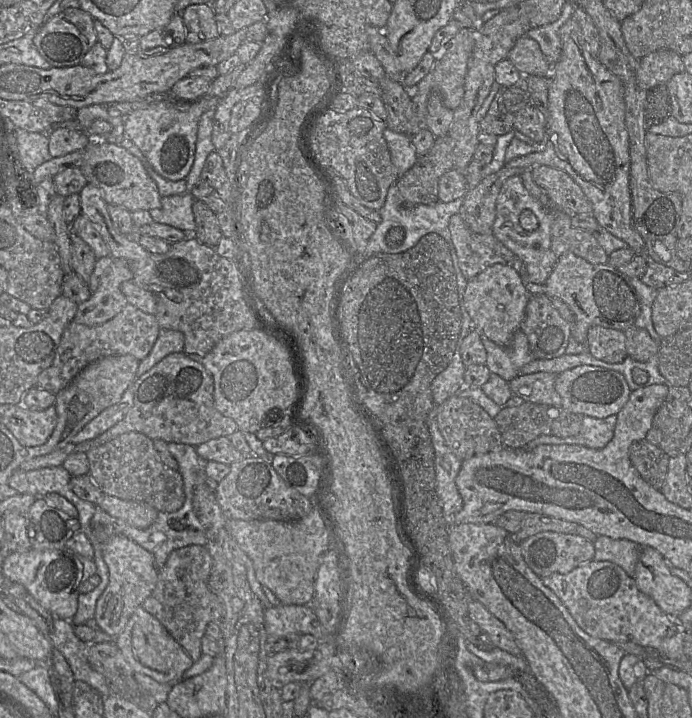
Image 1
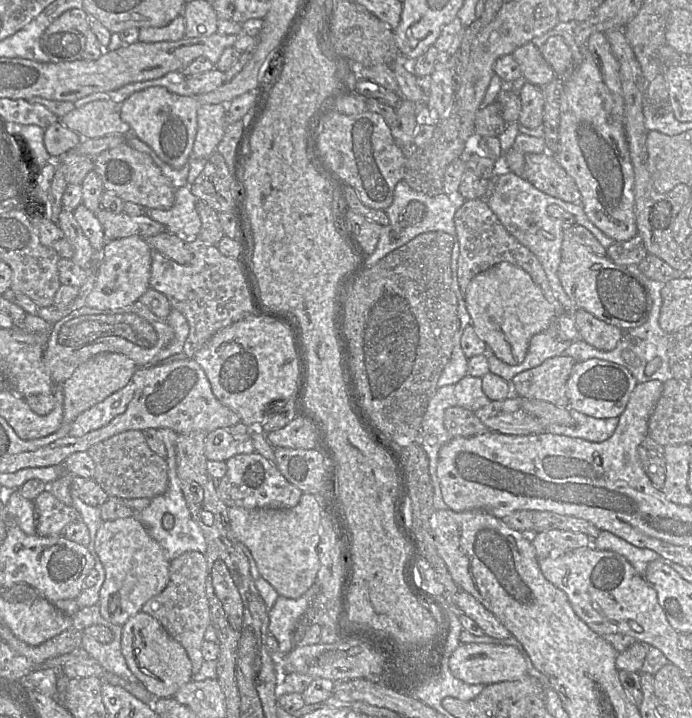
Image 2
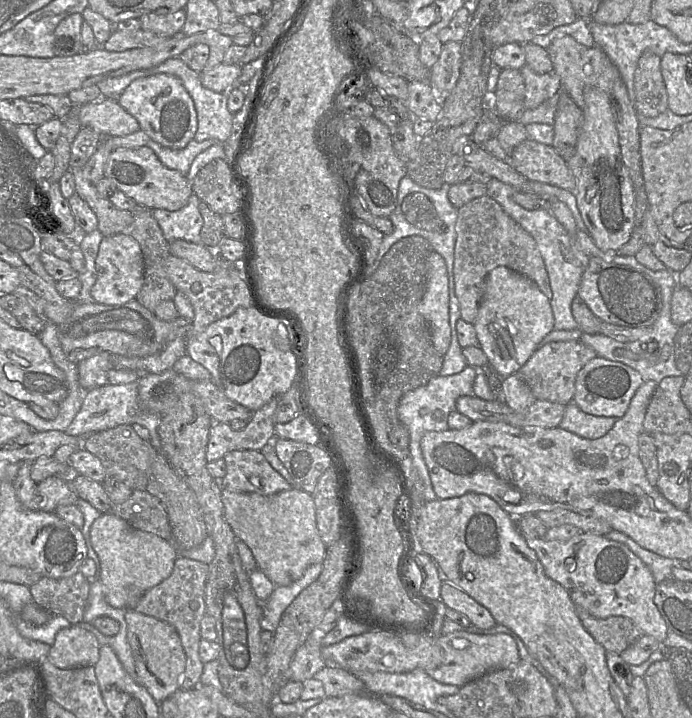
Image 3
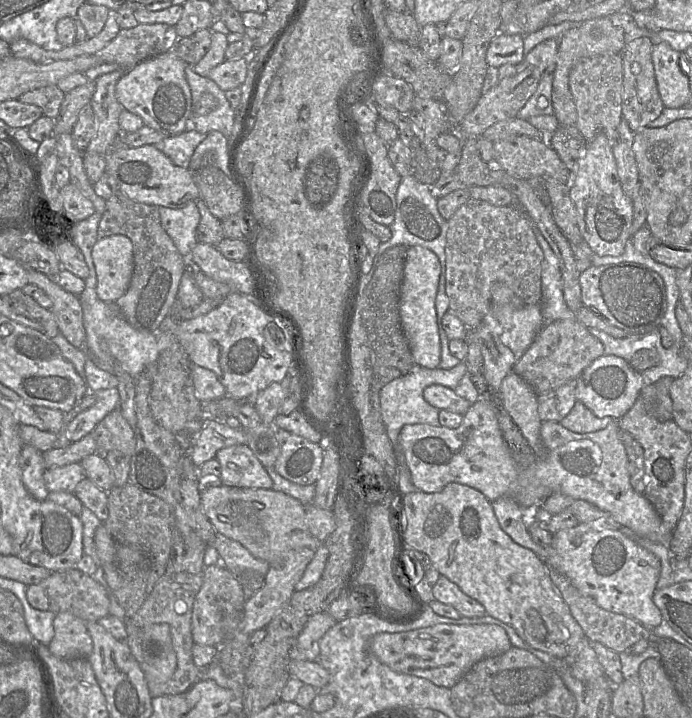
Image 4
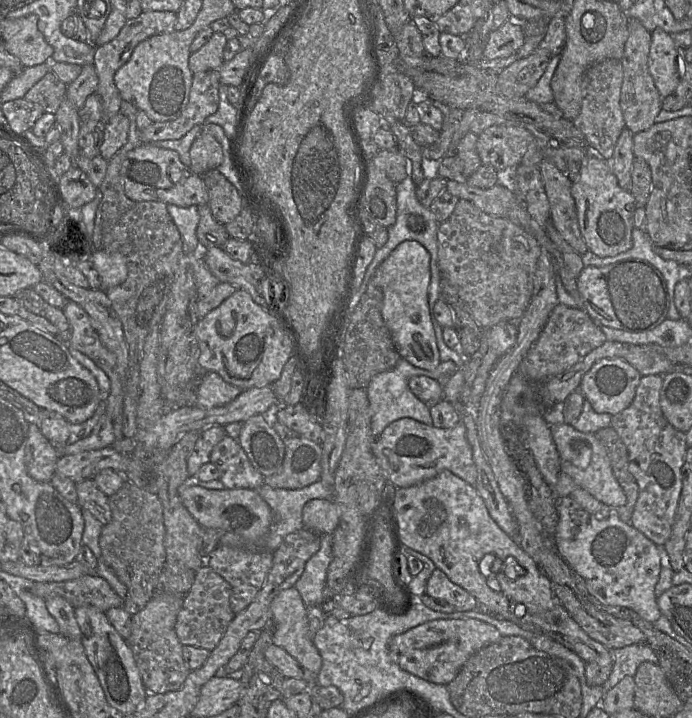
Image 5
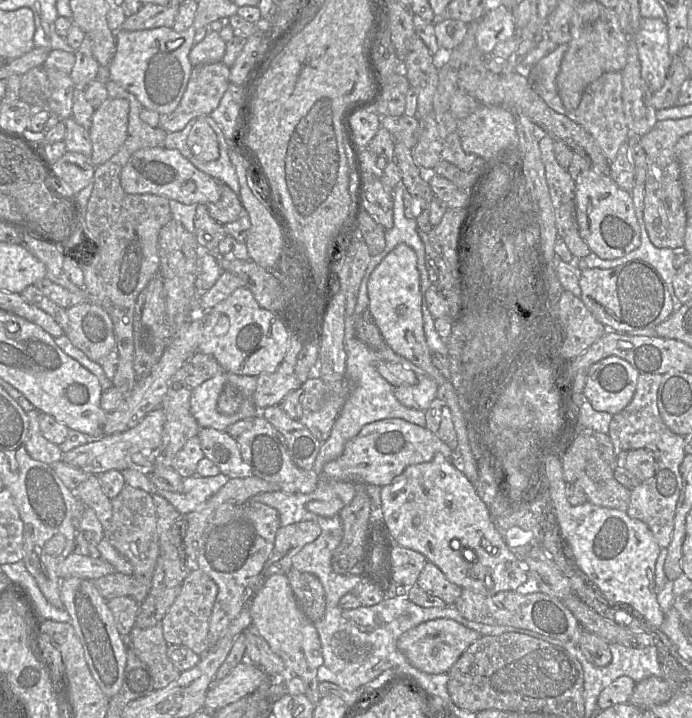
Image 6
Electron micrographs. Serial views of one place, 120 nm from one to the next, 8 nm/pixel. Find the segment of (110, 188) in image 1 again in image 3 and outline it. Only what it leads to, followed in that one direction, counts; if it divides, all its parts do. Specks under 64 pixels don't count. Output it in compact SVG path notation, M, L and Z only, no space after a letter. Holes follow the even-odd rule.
M148 146L111 151L105 164L104 176L139 206L151 210L178 211L187 205L193 194L191 182L186 176L163 165Z

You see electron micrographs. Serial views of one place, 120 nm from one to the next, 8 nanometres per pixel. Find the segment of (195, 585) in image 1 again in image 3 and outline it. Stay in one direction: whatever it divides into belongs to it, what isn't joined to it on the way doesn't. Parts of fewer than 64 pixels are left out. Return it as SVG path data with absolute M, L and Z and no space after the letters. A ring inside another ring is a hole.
M177 557L171 575L160 584L148 590L136 605L136 611L165 621L177 630L185 655L185 671L180 680L181 690L200 686L204 663L199 657L200 622L206 614L205 587L209 565L186 557Z

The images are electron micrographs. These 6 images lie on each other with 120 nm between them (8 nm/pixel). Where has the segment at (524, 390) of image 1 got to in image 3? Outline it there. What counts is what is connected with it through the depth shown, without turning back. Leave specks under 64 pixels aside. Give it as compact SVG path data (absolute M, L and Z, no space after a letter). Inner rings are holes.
M580 340L549 342L535 350L528 361L517 371L516 376L529 387L537 400L567 405L572 402L579 371L597 356L594 349Z

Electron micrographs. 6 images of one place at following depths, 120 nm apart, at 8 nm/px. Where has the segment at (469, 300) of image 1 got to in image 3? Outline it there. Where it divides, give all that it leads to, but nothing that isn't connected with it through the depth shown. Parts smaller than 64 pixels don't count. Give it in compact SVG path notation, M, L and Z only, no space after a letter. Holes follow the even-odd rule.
M498 266L485 278L483 296L473 325L478 346L486 355L489 365L500 377L506 378L516 374L532 356L544 337L554 330L554 316L549 299L533 280L510 268Z

